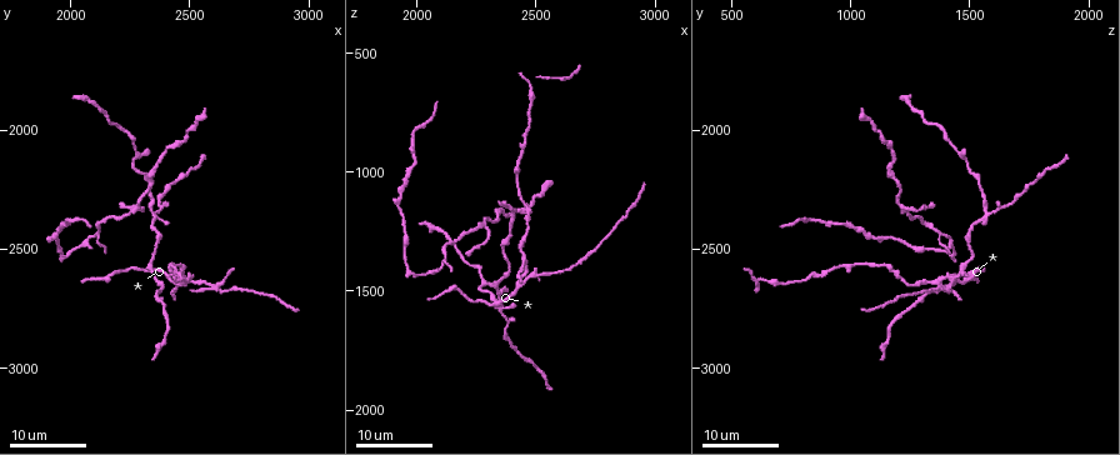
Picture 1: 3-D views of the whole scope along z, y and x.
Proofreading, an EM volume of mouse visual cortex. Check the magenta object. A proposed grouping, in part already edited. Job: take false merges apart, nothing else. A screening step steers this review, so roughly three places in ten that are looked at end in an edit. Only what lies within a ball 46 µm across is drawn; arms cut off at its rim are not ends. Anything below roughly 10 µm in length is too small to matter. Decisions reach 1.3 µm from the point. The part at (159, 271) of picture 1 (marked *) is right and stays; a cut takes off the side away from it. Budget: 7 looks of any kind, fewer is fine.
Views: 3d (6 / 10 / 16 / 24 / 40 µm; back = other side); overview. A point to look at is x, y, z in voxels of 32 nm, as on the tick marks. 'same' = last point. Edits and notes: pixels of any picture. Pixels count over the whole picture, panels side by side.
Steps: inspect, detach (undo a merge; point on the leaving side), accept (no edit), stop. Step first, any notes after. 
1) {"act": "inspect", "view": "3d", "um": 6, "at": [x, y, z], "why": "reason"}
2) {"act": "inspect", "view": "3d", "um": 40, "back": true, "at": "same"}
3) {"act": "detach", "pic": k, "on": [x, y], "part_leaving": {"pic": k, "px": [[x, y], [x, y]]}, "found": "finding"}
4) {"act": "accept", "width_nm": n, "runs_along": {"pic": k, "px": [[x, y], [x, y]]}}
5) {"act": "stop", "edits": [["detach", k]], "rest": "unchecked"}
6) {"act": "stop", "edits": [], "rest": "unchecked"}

{"act": "inspect", "view": "3d", "um": 24, "at": [2350, 2340, 1580], "why": "small branch off a trunk"}

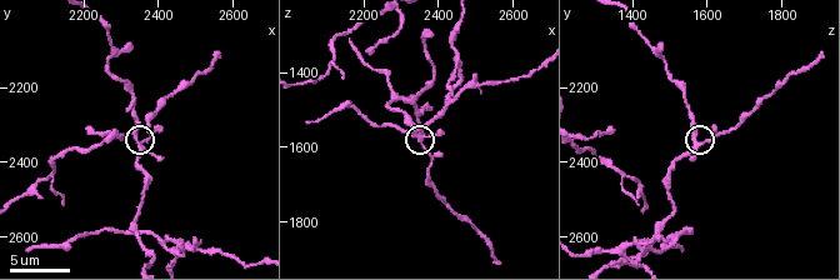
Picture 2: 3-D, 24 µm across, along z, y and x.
{"act": "inspect", "view": "3d", "um": 10, "at": [2350, 2350, 1580], "why": "zoom in"}

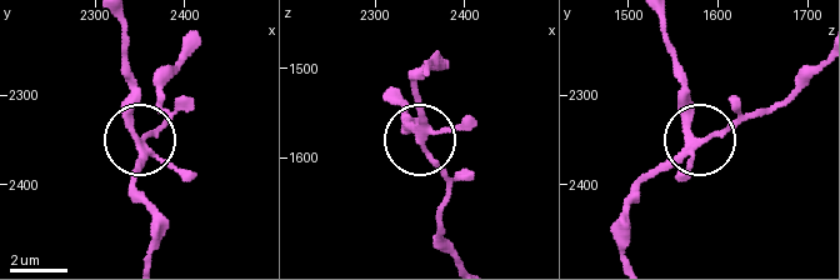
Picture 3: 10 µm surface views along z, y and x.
{"act": "accept", "side_arm_um": 16, "runs_along": {"pic": 3, "px": [[150, 258], [153, 208], [138, 181], [138, 145], [171, 116]]}, "found": "one cell here"}

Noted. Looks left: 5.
{"act": "inspect", "view": "3d", "um": 6, "at": [2100, 2440, 1380]}

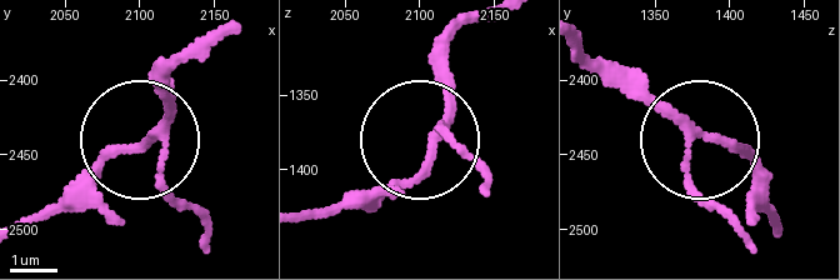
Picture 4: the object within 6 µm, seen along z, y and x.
{"act": "accept", "width_nm": 160, "found": "continuous, no second cell"}

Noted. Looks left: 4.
{"act": "inspect", "view": "3d", "um": 10, "at": [2160, 2600, 1490], "why": "three-way junction"}

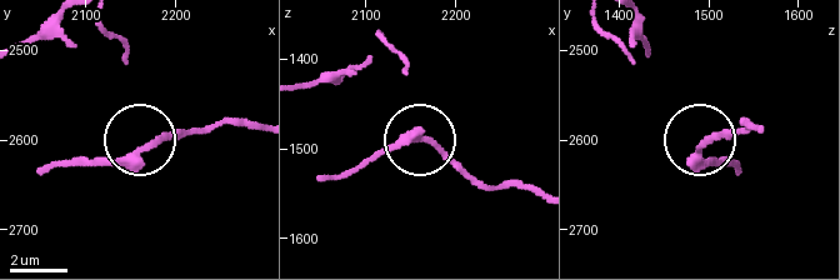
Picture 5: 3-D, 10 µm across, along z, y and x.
{"act": "accept", "arms": 3, "found": "all the same cell"}

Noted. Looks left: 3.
{"act": "inspect", "view": "3d", "um": 24, "at": [2440, 2570, 950], "why": "sudden change in width"}

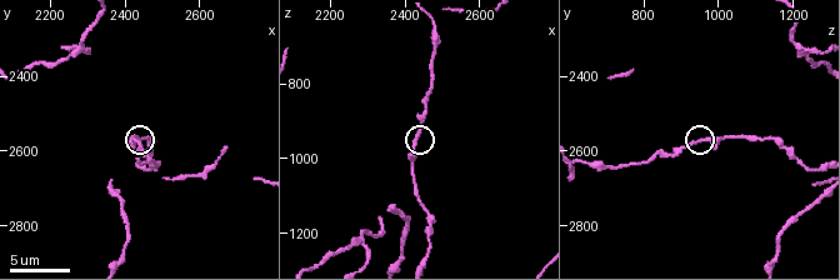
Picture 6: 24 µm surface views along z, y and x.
{"act": "inspect", "view": "3d", "um": 10, "at": [2430, 2560, 960]}

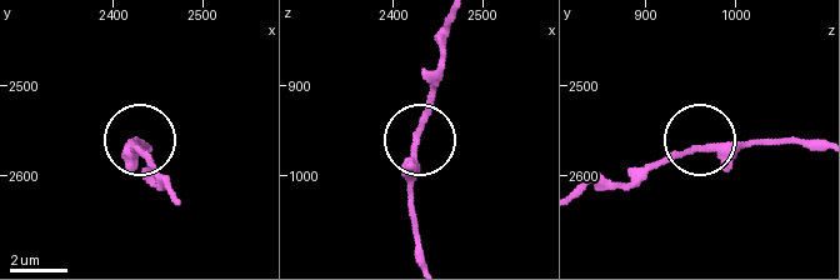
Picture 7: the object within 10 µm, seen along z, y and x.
{"act": "accept", "runs_along": {"pic": 7, "px": [[816, 149], [794, 141], [715, 141], [646, 168]]}, "found": "all the same cell"}

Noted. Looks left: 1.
{"act": "stop", "edits": [], "rest": "unchecked"}

